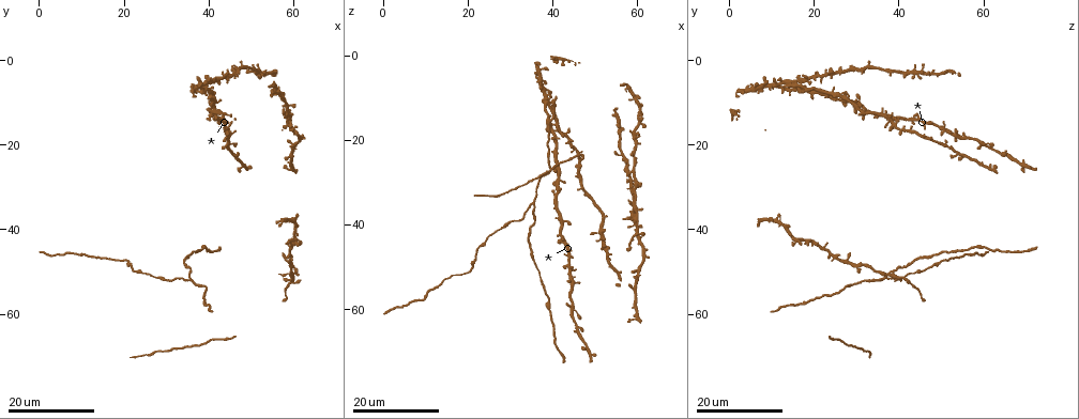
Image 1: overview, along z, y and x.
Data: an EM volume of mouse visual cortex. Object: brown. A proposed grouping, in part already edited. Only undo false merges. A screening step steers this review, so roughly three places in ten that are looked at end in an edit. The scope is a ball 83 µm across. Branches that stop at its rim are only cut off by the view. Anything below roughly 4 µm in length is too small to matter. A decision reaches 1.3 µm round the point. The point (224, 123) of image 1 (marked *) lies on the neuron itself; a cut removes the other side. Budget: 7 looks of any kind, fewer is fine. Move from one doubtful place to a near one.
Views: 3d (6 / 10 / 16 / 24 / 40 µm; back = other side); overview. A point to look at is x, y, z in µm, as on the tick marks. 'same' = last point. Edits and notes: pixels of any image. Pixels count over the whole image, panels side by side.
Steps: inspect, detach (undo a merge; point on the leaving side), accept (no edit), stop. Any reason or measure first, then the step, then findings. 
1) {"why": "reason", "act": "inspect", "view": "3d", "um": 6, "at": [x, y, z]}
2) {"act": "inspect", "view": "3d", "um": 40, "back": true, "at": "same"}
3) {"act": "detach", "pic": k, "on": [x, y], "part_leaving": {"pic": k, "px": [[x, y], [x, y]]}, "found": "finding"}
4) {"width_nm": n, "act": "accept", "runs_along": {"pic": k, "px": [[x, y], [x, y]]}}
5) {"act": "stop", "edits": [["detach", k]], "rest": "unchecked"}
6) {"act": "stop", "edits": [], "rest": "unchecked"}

{"why": "three arms meet", "act": "inspect", "view": "3d", "um": 24, "at": [43.5, 15.0, 49.0]}

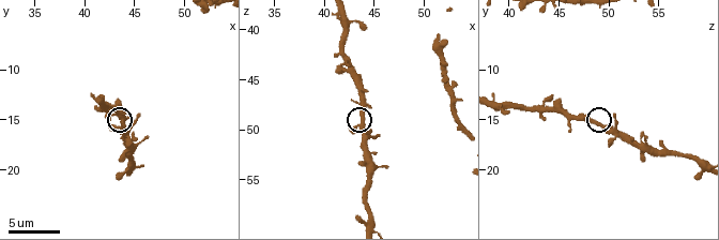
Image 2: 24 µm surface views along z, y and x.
{"why": "zoom in", "act": "inspect", "view": "3d", "um": 10, "at": [43.8, 15.6, 49.0]}

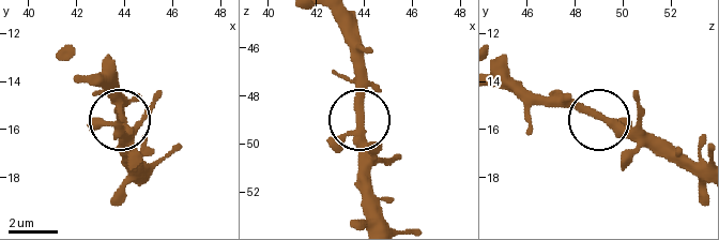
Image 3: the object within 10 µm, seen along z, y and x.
{"arms": 3, "act": "accept", "runs_along": {"pic": 3, "px": [[352, 40], [358, 189]]}, "found": "all the same neuron"}

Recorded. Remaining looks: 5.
{"act": "inspect", "view": "3d", "um": 16, "at": [47.5, 3.5, 24.0]}

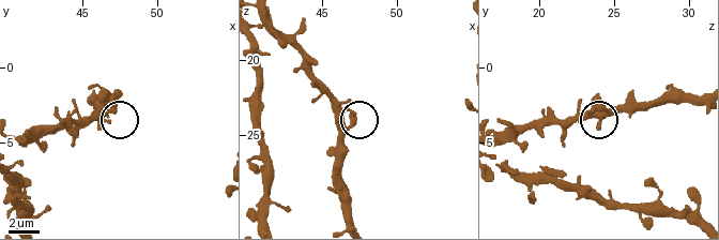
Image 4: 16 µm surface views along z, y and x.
{"act": "inspect", "view": "3d", "um": 10, "at": [47.2, 2.8, 23.6]}

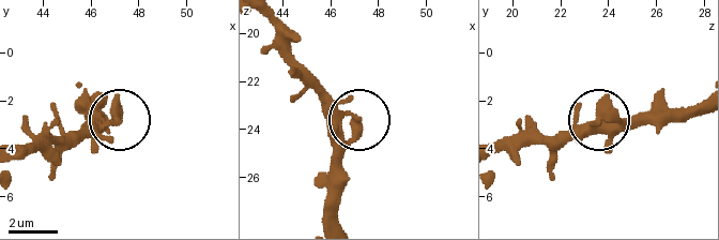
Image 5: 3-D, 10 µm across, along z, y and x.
{"act": "inspect", "view": "3d", "um": 6, "at": [47.1, 2.8, 23.7]}

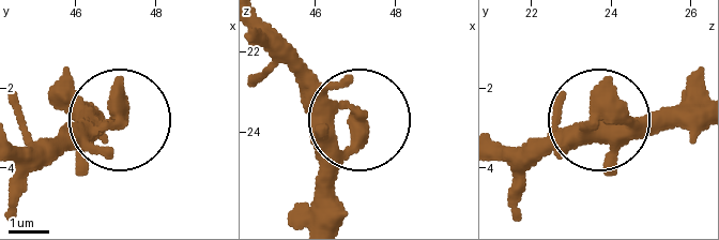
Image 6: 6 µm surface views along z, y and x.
{"act": "accept", "runs_along": {"pic": 6, "px": [[257, 21], [360, 134], [311, 203]]}, "found": "continuous, no second neuron"}

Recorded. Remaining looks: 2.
{"why": "side arm on a straight run", "act": "inspect", "view": "3d", "um": 24, "at": [34.5, 52.5, 35.5]}

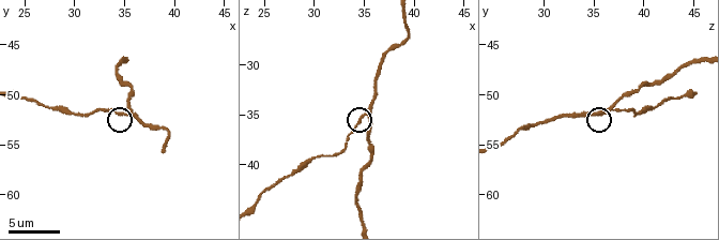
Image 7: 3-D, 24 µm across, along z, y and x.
{"act": "inspect", "view": "3d", "um": 10, "at": [34.6, 52.0, 35.0]}

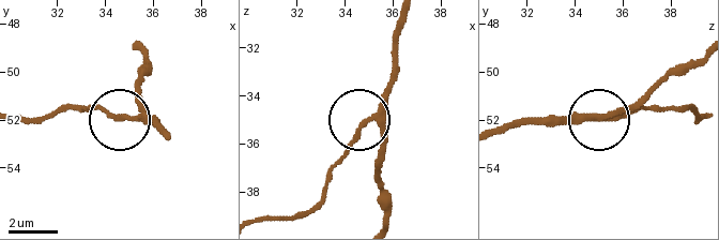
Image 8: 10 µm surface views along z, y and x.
{"width_nm": 210, "act": "accept", "runs_along": {"pic": 8, "px": [[383, 220], [383, 139], [377, 128], [362, 121], [393, 80]]}, "found": "all the same neuron"}

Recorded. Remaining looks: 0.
{"act": "stop", "edits": [], "rest": "unchecked"}

